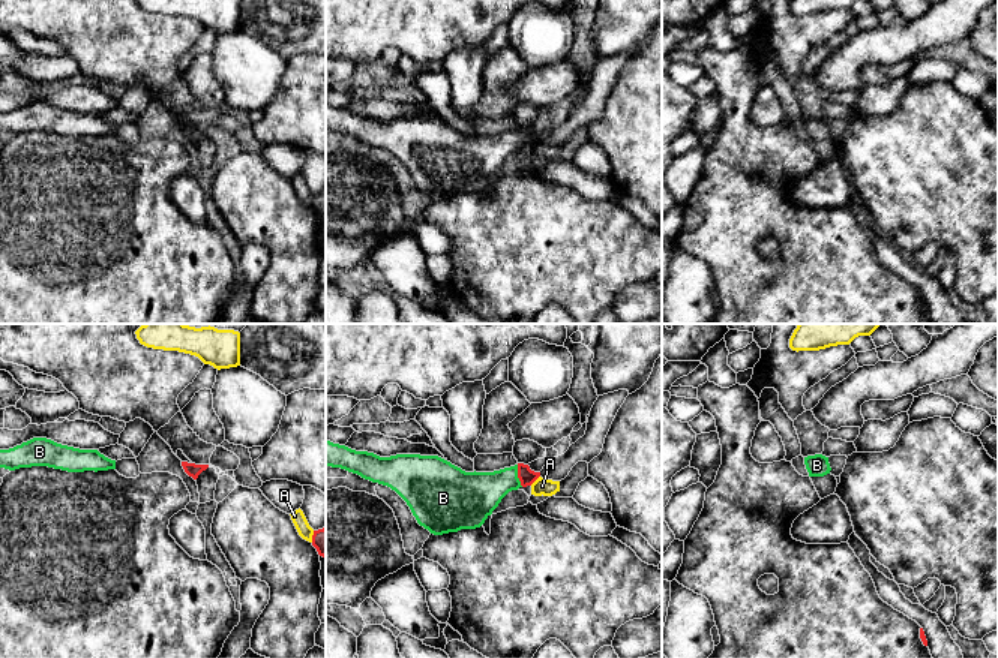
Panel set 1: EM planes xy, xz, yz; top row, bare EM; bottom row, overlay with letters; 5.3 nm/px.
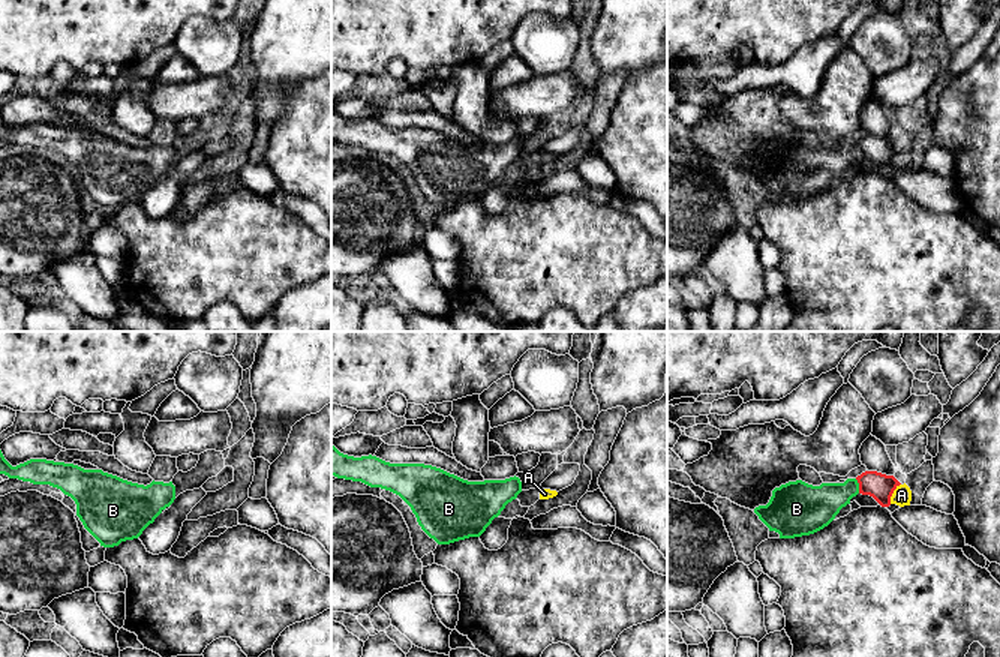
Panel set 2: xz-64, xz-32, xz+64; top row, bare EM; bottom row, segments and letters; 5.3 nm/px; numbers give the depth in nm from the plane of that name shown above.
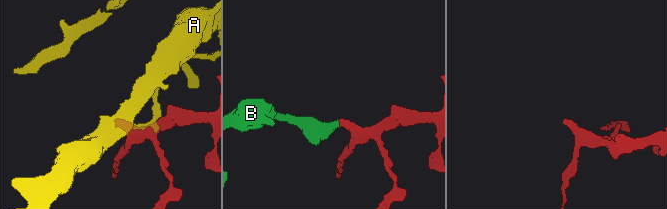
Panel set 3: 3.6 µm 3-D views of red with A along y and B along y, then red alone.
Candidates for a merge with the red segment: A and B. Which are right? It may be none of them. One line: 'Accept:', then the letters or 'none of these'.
Accept: B

